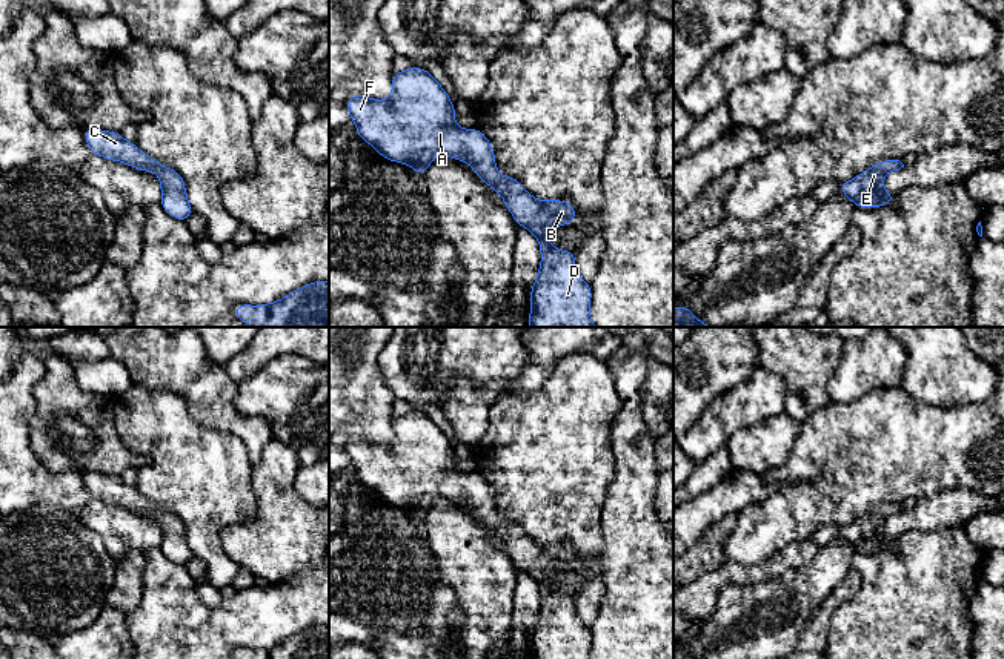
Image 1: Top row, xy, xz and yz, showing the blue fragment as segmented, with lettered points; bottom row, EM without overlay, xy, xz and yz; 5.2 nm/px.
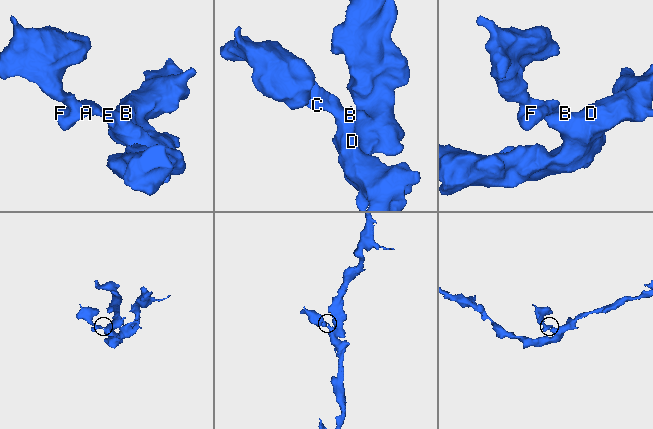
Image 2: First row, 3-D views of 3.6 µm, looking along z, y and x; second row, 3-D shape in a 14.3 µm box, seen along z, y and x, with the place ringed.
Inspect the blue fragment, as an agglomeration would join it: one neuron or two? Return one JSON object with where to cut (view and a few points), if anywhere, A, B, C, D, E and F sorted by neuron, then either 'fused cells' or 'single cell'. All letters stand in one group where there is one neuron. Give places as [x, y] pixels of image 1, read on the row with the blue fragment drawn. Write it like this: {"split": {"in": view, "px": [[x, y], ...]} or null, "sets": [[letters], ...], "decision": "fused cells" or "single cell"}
{"split": null, "sets": [["A", "B", "C", "D", "E", "F"]], "decision": "single cell"}

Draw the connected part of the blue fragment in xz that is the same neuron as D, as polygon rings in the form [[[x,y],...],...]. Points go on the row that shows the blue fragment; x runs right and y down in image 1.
[[[411,66],[403,72],[392,72],[389,98],[372,100],[363,94],[354,94],[346,101],[346,108],[363,141],[386,160],[411,166],[420,177],[438,154],[469,164],[477,177],[504,200],[517,226],[526,227],[537,237],[541,264],[530,289],[529,327],[597,327],[589,315],[592,289],[577,272],[575,252],[552,247],[547,241],[552,227],[573,223],[575,206],[563,200],[537,200],[515,178],[501,177],[490,141],[480,129],[461,129],[455,124],[457,111],[452,100],[426,68]]]

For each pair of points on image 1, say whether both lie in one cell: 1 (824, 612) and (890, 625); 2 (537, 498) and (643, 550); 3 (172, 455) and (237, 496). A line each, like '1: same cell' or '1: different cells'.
1: different cells
2: different cells
3: same cell

